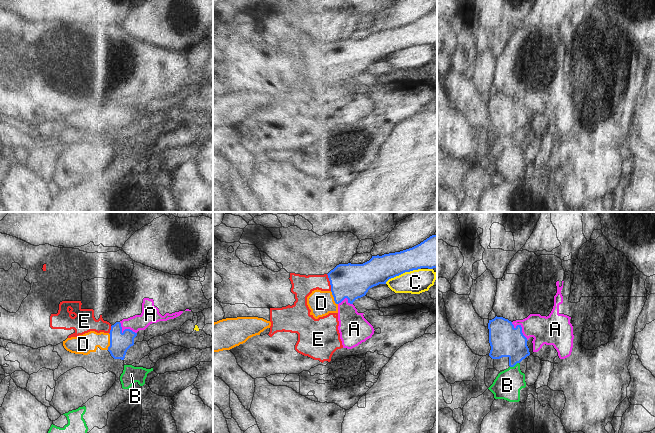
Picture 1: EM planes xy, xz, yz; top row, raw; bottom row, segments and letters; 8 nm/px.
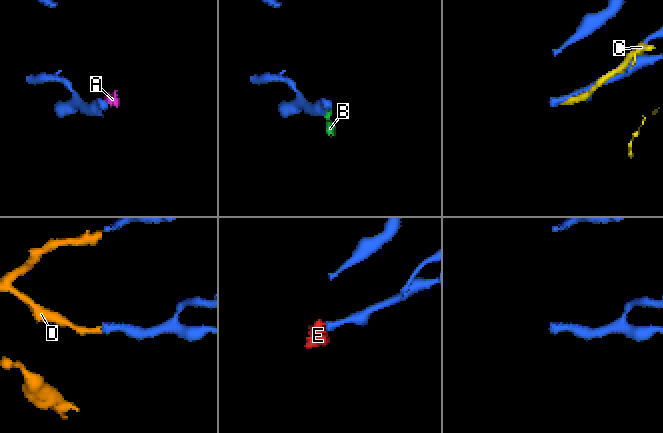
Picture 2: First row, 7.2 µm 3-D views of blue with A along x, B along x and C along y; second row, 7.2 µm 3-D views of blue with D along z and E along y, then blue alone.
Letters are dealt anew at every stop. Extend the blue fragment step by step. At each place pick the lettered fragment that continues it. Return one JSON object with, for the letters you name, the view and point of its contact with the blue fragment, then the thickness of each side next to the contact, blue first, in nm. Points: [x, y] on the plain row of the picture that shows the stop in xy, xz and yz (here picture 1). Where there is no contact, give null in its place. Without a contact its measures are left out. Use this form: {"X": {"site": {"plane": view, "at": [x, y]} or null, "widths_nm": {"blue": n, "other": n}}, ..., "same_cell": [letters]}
{"D": {"site": {"plane": "xy", "at": [110, 117]}, "widths_nm": {"blue": 160, "other": 160}}, "same_cell": ["D"]}

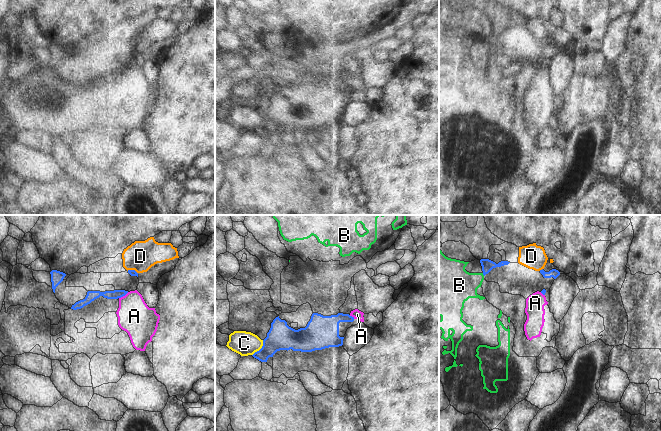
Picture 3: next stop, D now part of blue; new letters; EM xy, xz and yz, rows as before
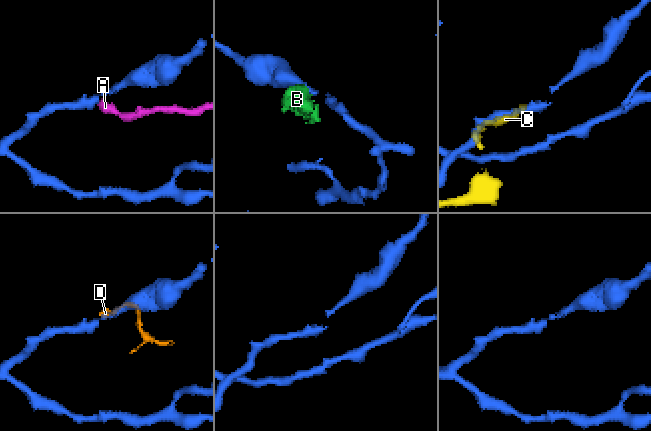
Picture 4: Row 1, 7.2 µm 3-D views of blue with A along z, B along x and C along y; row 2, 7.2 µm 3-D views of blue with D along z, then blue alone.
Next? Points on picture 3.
{"same_cell": []}

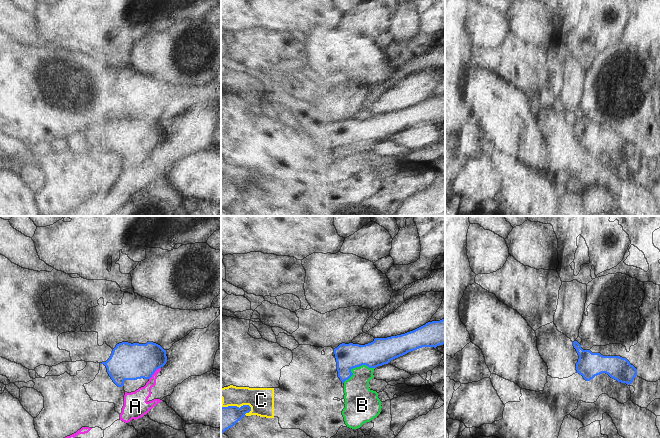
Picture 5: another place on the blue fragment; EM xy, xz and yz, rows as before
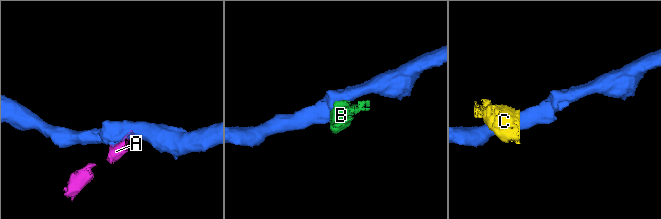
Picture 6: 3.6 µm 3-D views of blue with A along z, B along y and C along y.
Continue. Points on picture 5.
{"same_cell": []}

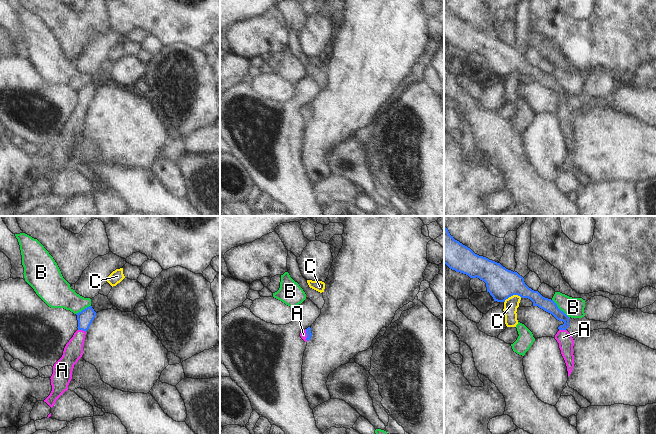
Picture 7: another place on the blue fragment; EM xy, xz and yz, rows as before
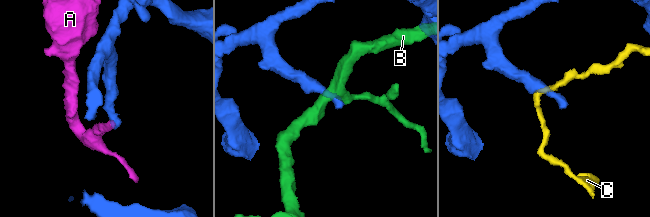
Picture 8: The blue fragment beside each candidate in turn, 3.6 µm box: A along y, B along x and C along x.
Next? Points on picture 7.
{"A": {"site": {"plane": "xy", "at": [82, 105]}, "widths_nm": {"blue": 120, "other": 160}}, "same_cell": ["A"]}

